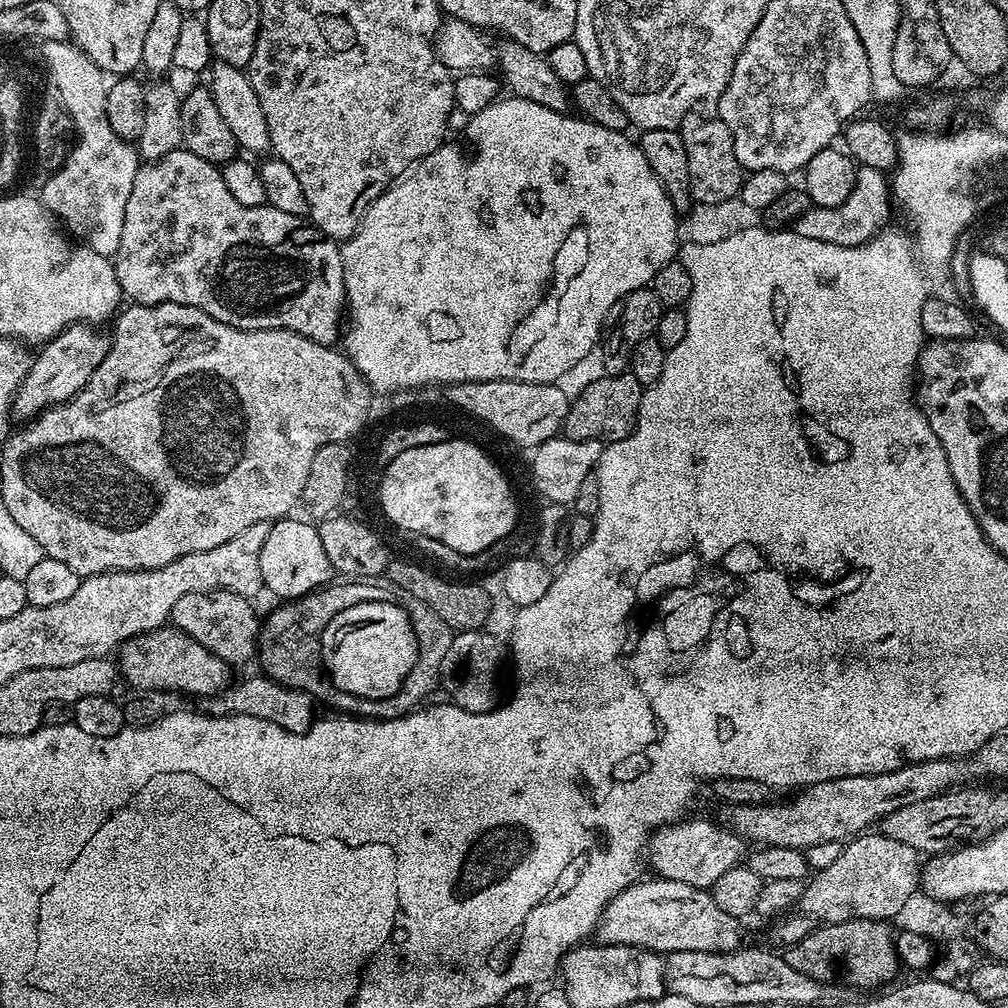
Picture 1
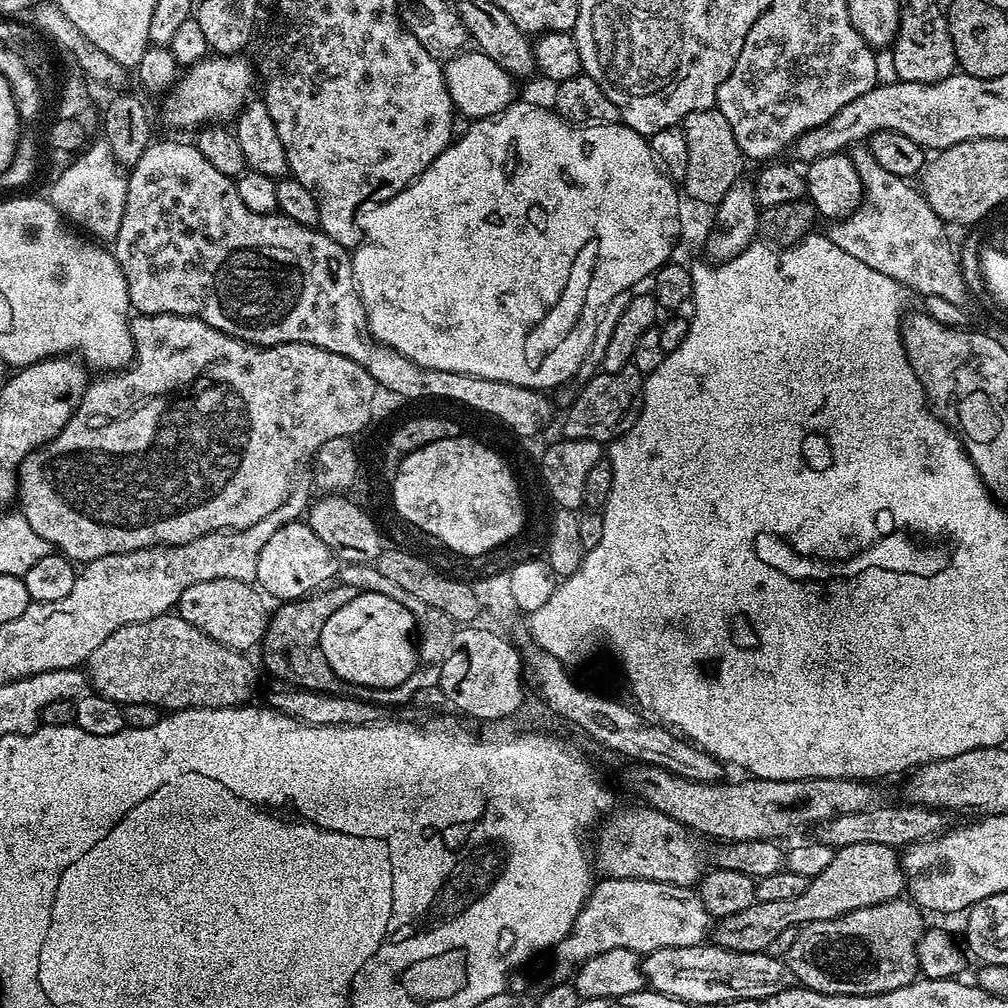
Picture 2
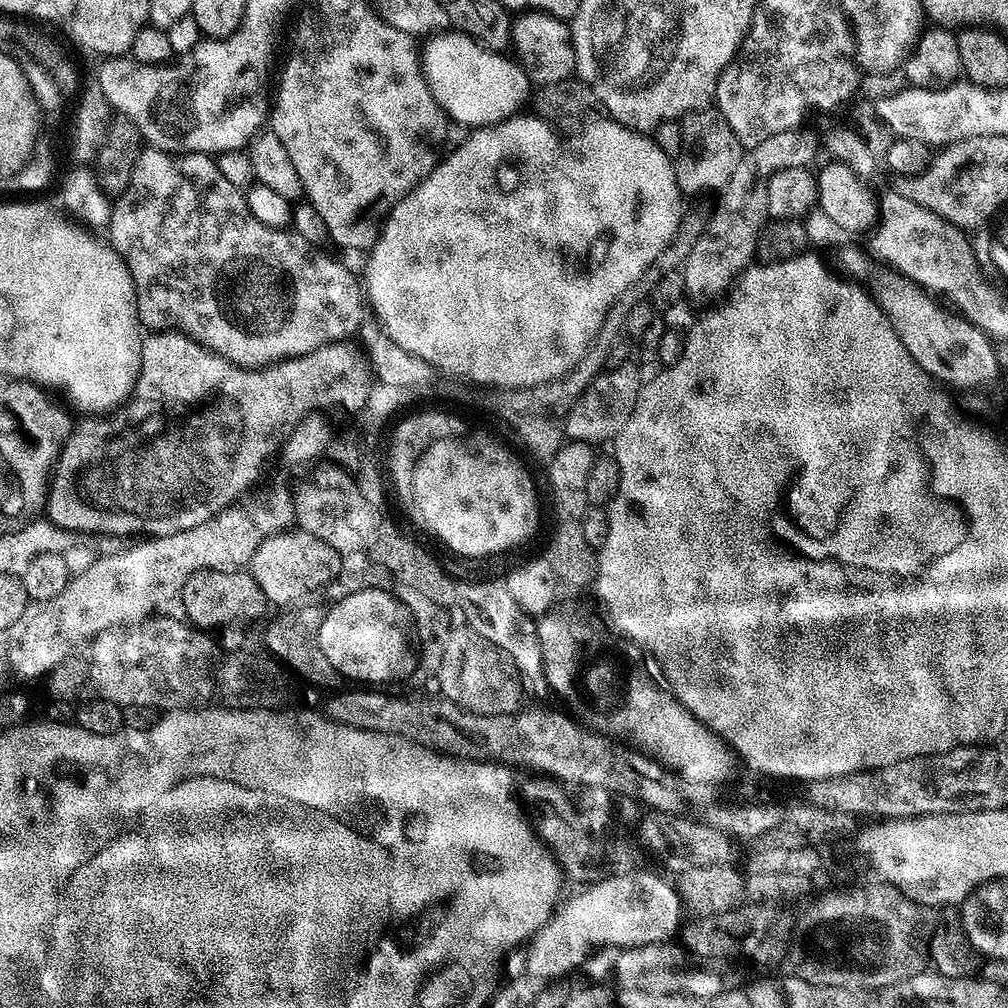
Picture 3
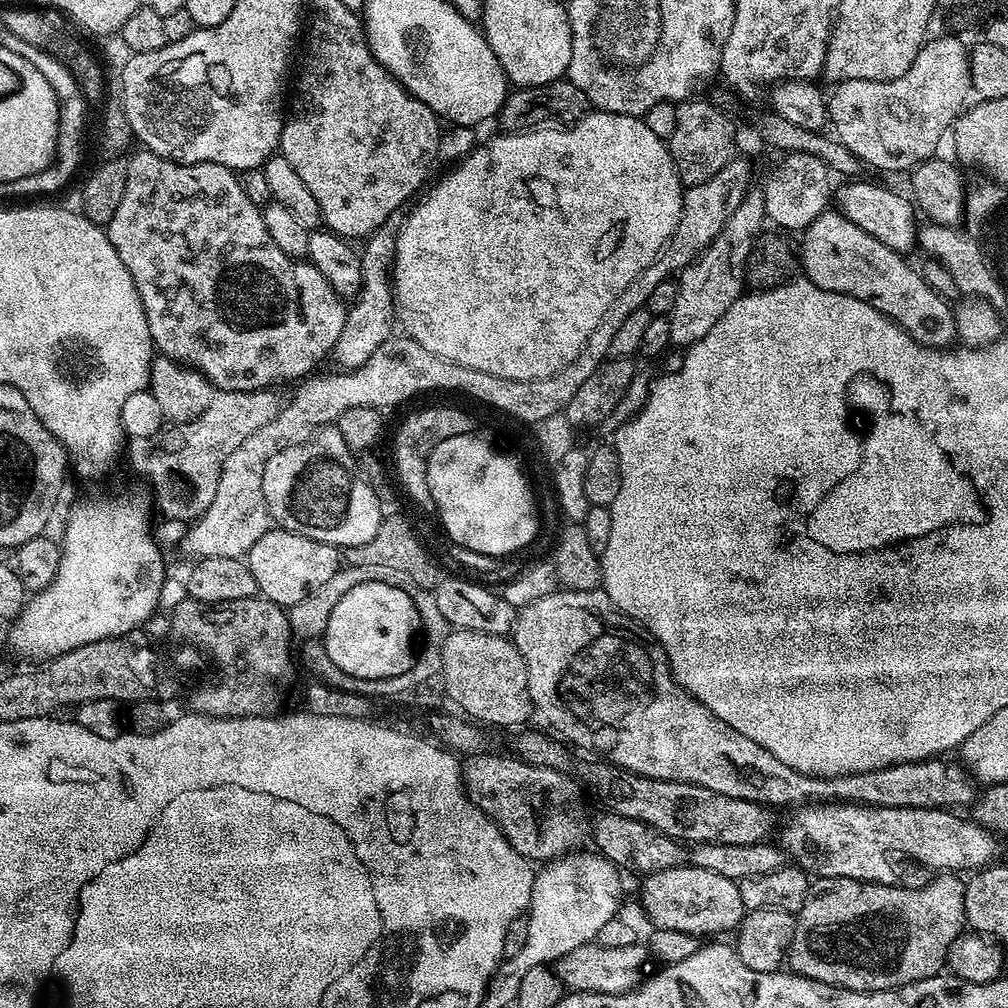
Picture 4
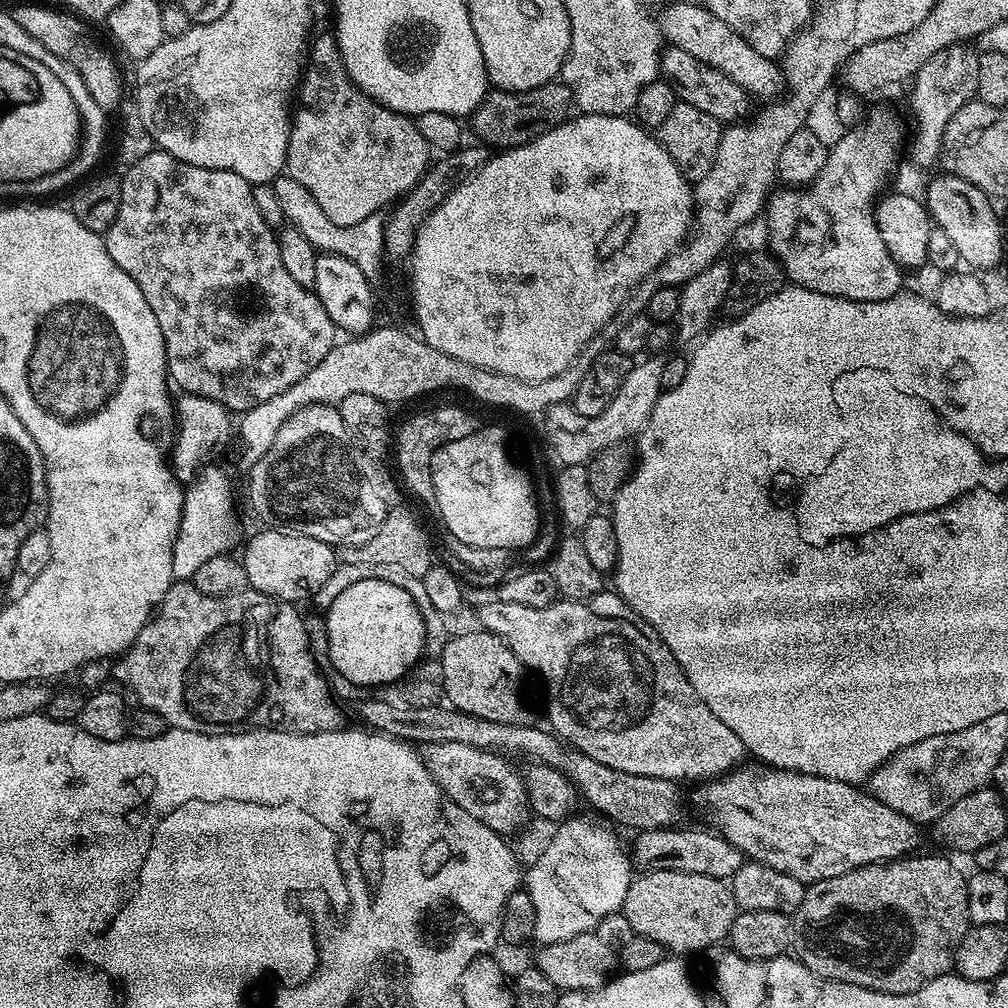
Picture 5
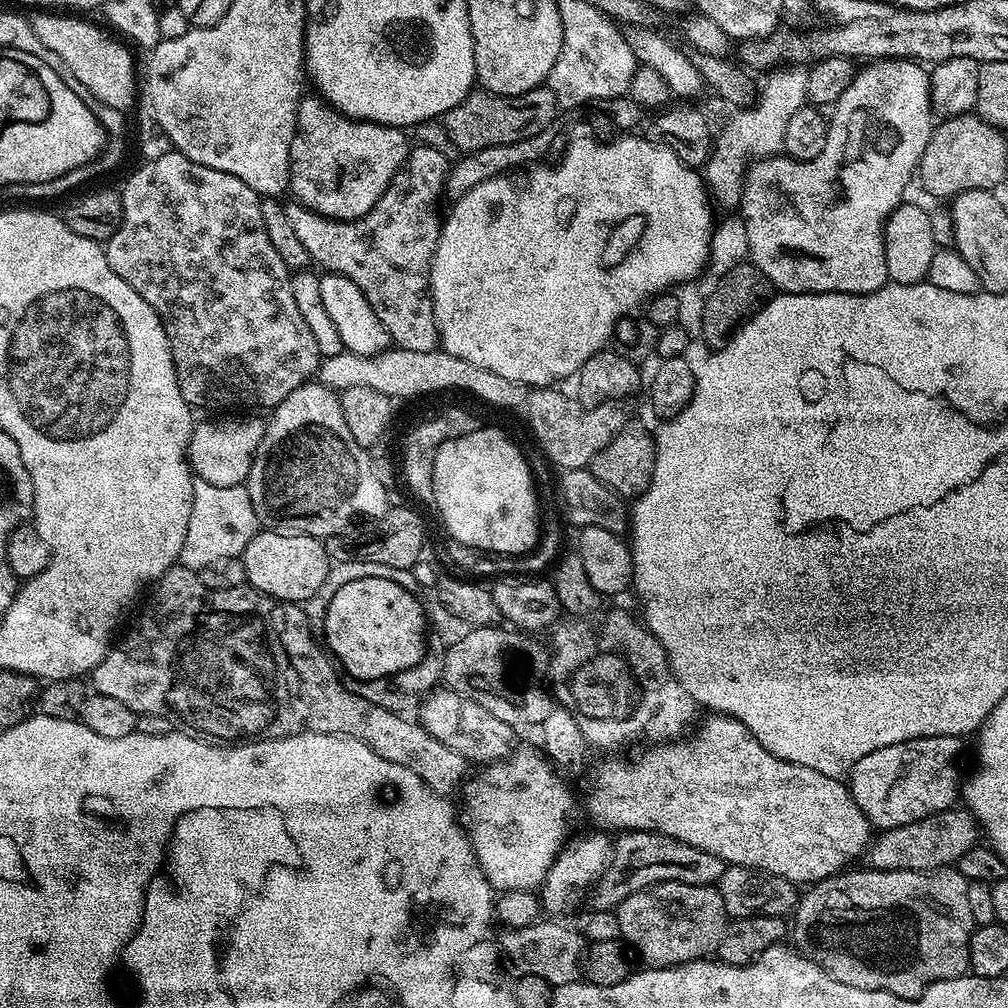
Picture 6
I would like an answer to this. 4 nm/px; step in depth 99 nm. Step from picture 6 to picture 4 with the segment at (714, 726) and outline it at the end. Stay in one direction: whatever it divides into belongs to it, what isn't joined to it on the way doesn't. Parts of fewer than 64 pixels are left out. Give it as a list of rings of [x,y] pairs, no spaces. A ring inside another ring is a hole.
[[[809,804],[797,807],[789,816],[779,843],[799,867],[816,878],[854,878],[866,884],[921,888],[937,874],[968,874],[997,859],[997,837],[974,819],[963,820],[952,810]]]

